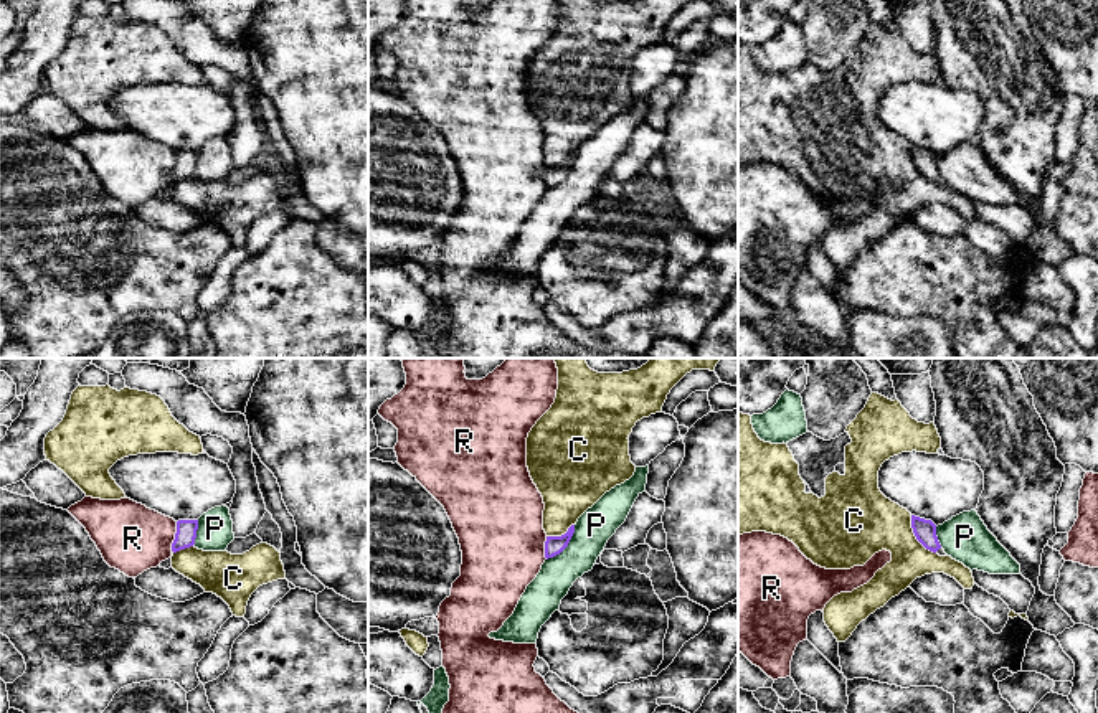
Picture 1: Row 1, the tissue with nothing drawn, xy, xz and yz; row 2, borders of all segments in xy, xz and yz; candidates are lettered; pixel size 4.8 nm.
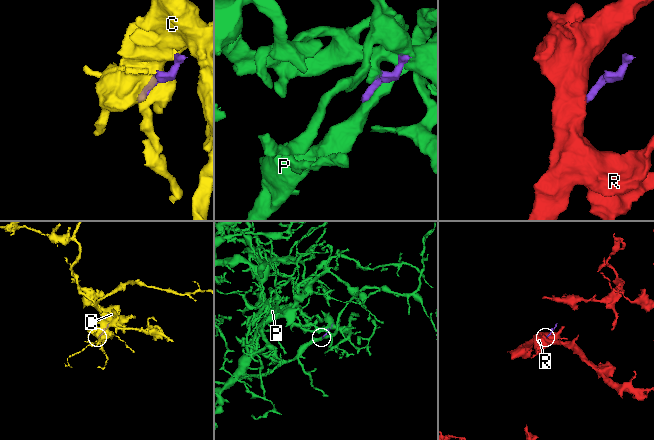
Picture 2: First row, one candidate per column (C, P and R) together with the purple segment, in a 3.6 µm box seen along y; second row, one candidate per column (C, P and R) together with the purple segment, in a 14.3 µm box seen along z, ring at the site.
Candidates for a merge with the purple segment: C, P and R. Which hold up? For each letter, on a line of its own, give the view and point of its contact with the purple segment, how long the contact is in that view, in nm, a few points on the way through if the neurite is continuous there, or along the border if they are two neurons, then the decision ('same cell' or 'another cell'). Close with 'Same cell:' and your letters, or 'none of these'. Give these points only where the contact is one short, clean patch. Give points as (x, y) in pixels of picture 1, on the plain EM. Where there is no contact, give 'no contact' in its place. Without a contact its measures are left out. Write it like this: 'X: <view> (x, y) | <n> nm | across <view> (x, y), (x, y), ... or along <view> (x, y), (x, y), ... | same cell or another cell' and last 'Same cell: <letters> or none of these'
C: yz (915, 165) | 220 nm | another cell
P: xz (567, 175) | 220 nm | another cell
R: xy (175, 167) | 150 nm | along xy (177, 152), (170, 180) | another cell
Same cell: none of these

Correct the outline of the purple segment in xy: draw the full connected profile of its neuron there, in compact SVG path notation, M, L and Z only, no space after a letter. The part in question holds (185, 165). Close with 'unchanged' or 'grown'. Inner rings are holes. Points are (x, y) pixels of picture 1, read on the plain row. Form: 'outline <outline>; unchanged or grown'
outline M178 150L175 170L172 173L172 182L177 183L180 180L193 177L196 160L198 160L198 150Z; unchanged

